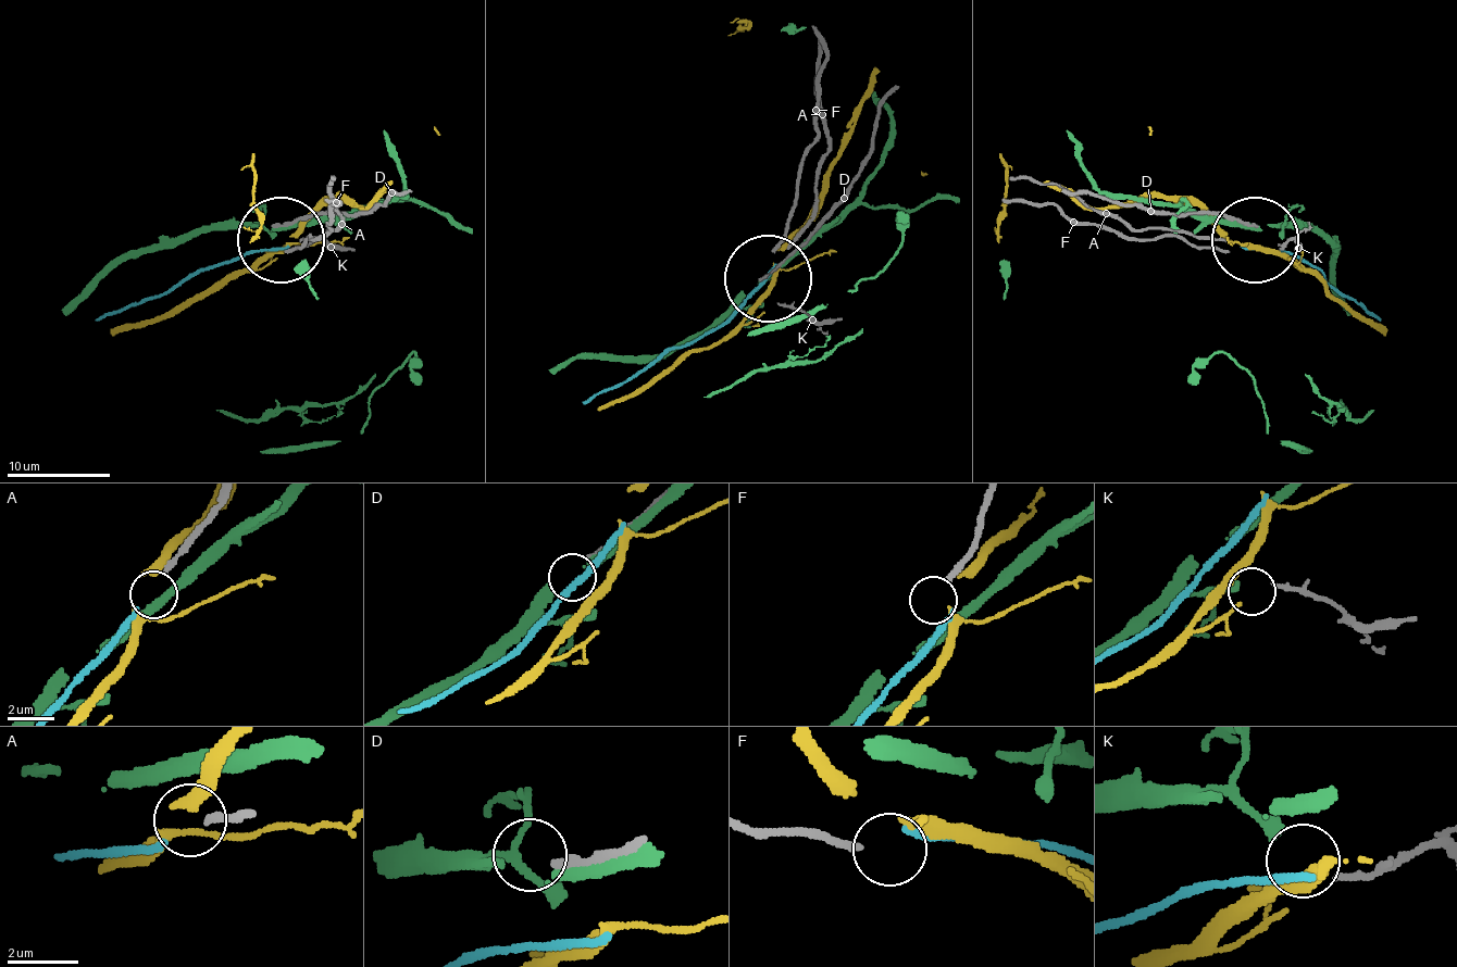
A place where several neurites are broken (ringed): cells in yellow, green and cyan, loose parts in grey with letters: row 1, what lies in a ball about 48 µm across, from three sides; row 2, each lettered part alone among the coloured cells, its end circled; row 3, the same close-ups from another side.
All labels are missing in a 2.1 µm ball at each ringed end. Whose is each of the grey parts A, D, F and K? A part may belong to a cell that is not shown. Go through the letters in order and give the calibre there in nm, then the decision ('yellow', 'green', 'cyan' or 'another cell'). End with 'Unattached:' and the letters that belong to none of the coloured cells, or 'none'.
A: 180 nm thick; cyan
D: 260 nm thick; another cell
F: 220 nm thick; another cell
K: 180 nm thick; green
Unattached: D, F

